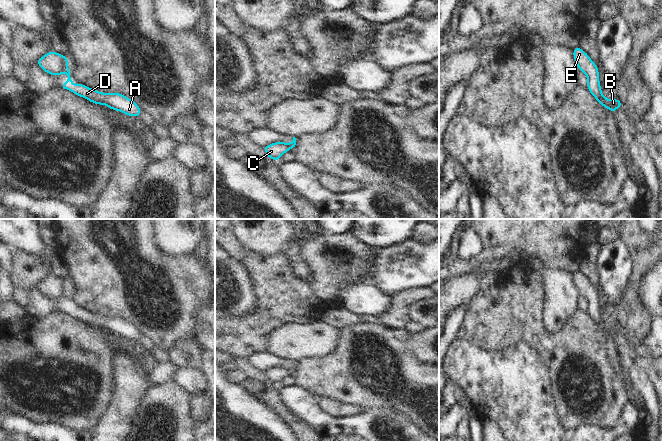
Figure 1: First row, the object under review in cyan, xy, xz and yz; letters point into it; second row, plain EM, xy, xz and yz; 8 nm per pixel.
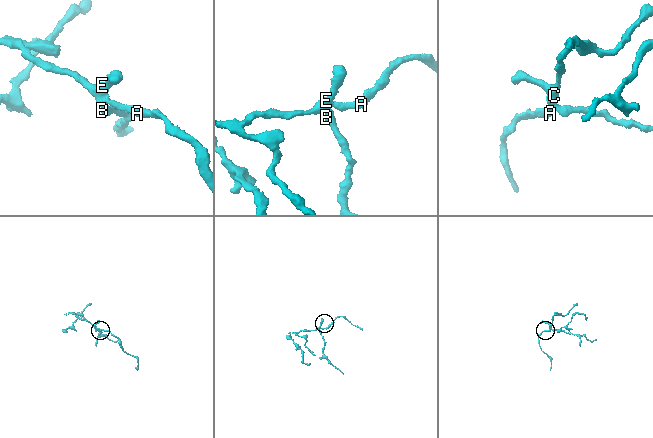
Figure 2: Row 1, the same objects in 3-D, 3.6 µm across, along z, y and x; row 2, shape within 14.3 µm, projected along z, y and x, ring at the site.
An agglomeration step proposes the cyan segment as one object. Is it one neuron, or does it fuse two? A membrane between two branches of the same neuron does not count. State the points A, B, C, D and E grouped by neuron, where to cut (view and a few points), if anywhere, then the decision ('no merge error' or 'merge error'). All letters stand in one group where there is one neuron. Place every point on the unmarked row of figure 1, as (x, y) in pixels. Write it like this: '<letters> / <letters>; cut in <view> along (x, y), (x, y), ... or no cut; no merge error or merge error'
A D / B C E; cut in xy along (67, 292), (58, 298); merge error

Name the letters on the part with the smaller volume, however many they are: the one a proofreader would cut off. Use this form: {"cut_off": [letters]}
{"cut_off": ["A", "D"]}

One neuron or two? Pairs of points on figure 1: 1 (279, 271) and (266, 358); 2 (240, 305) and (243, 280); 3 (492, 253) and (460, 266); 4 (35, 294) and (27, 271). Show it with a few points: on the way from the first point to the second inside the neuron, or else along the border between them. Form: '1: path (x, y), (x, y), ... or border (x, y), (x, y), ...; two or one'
1: border (267, 350), (256, 352), (246, 357); two
2: path (240, 299), (242, 286); one
3: path (484, 256), (468, 266); one
4: border (35, 287), (27, 291); two

